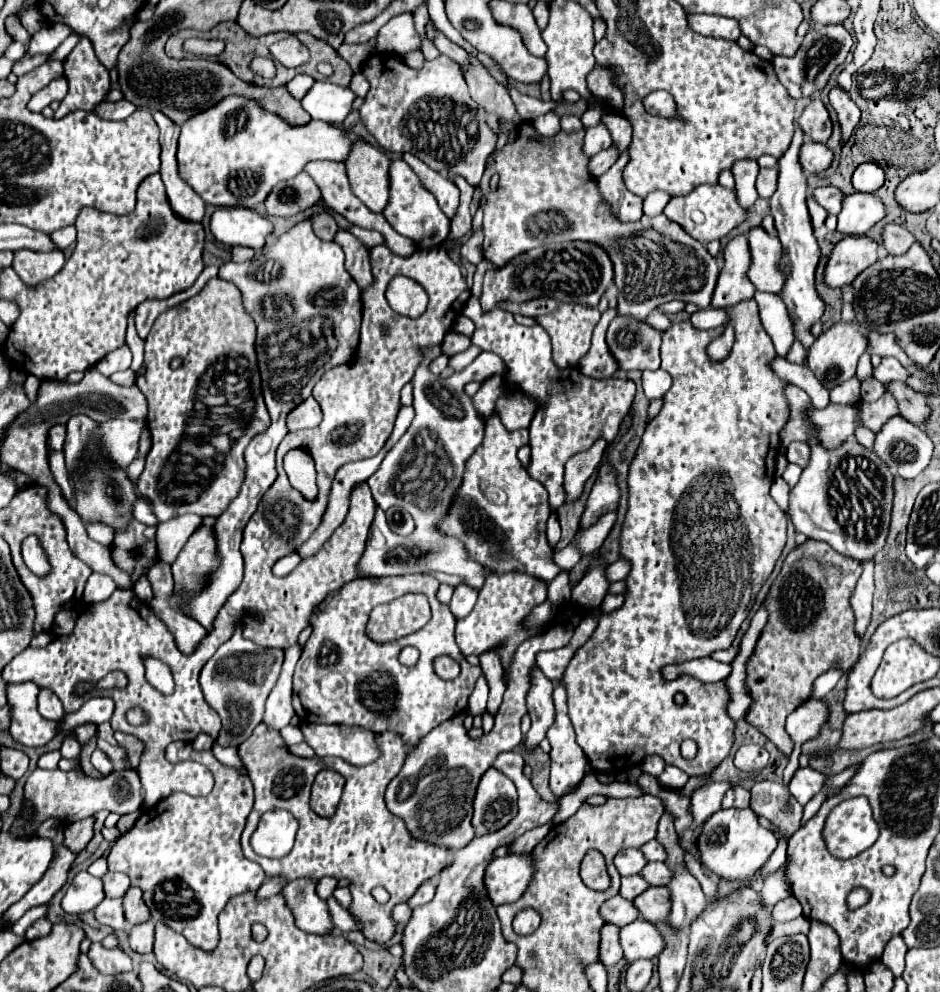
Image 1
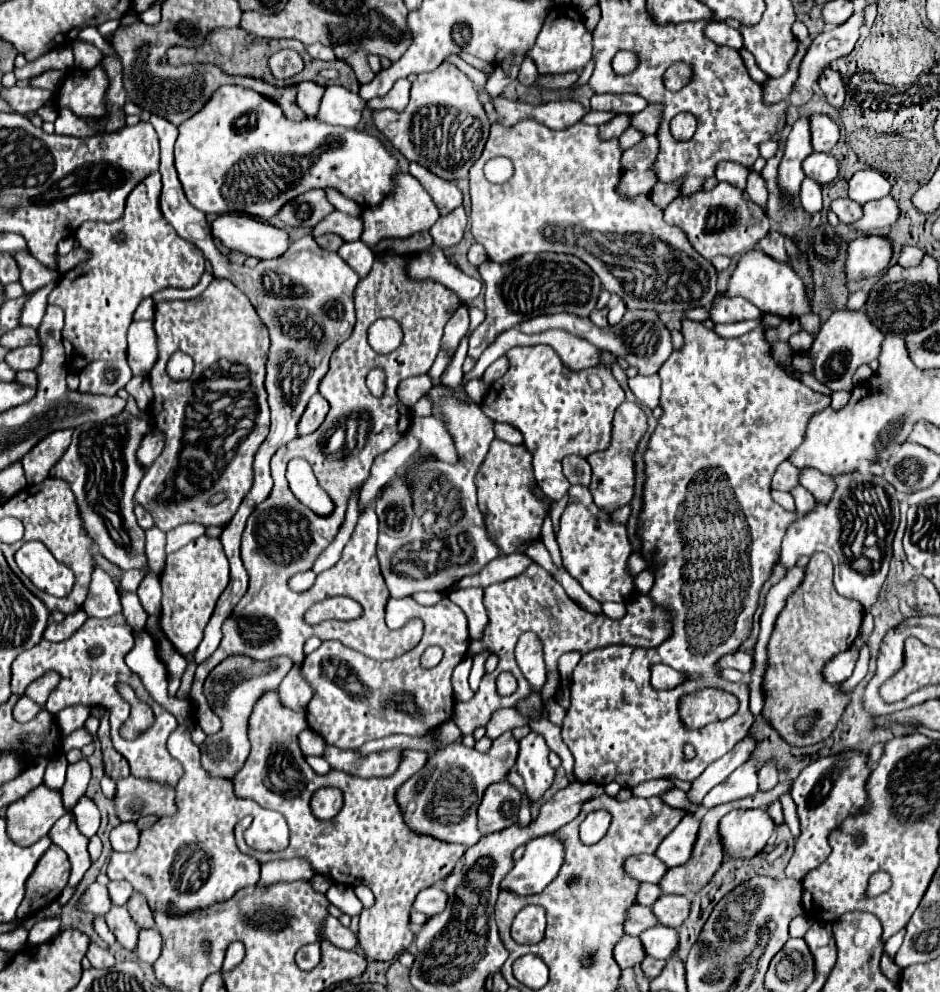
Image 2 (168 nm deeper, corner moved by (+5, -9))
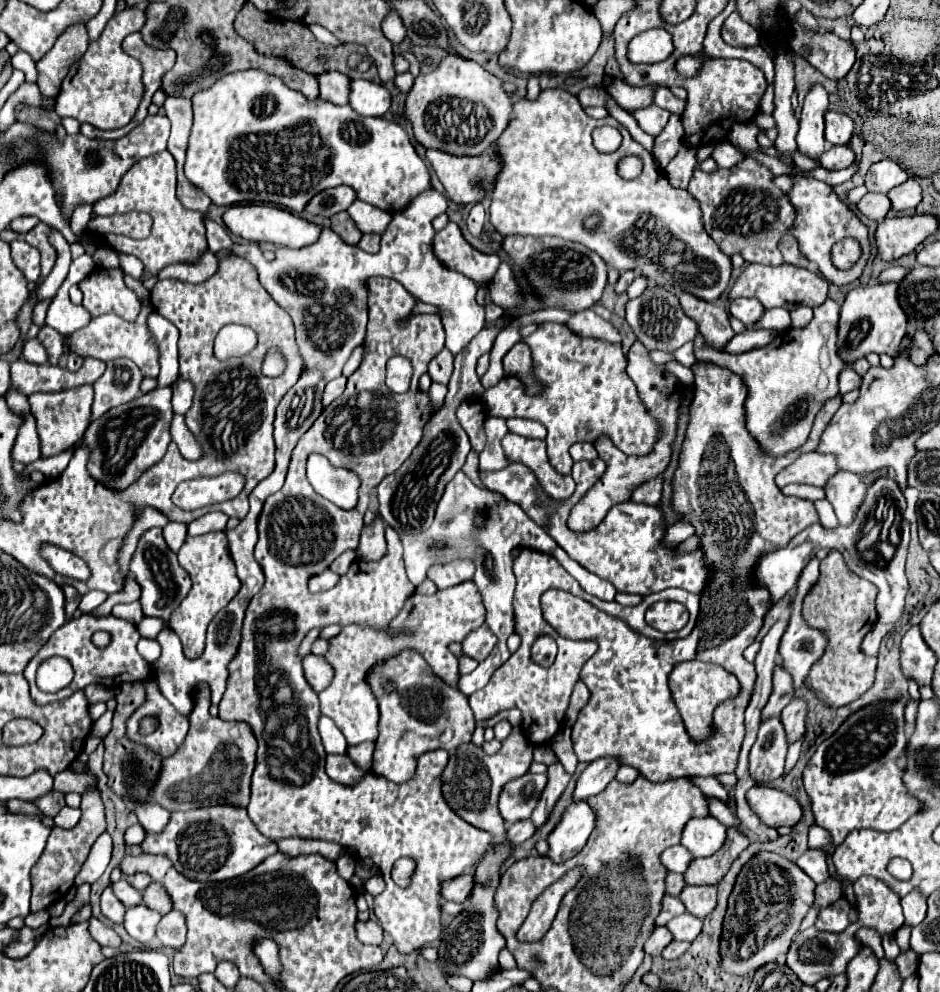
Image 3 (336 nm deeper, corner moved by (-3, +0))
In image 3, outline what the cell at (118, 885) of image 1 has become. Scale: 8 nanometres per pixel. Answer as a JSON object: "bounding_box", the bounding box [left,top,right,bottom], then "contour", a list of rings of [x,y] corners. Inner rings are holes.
{"bounding_box":[126,874,152,890],"contour":[[[132,874],[132,876],[126,876],[126,882],[128,884],[132,884],[136,890],[144,890],[152,880],[150,880],[150,876],[148,874]]]}

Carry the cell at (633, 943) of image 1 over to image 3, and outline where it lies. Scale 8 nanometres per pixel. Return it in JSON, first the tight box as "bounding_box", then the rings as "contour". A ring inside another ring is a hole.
{"bounding_box":[666,912,702,942],"contour":[[[684,912],[684,914],[676,916],[676,918],[672,918],[666,924],[666,928],[674,936],[674,940],[678,940],[678,942],[692,942],[700,934],[700,930],[702,930],[702,920],[692,916],[692,914],[688,914],[688,912]]]}

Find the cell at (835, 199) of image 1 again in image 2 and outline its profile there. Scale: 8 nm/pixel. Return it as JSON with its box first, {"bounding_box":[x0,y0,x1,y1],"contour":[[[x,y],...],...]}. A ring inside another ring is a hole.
{"bounding_box":[830,197,862,223],"contour":[[[848,197],[832,201],[830,209],[840,217],[842,223],[854,223],[854,221],[858,221],[862,217],[862,205],[848,199]]]}

